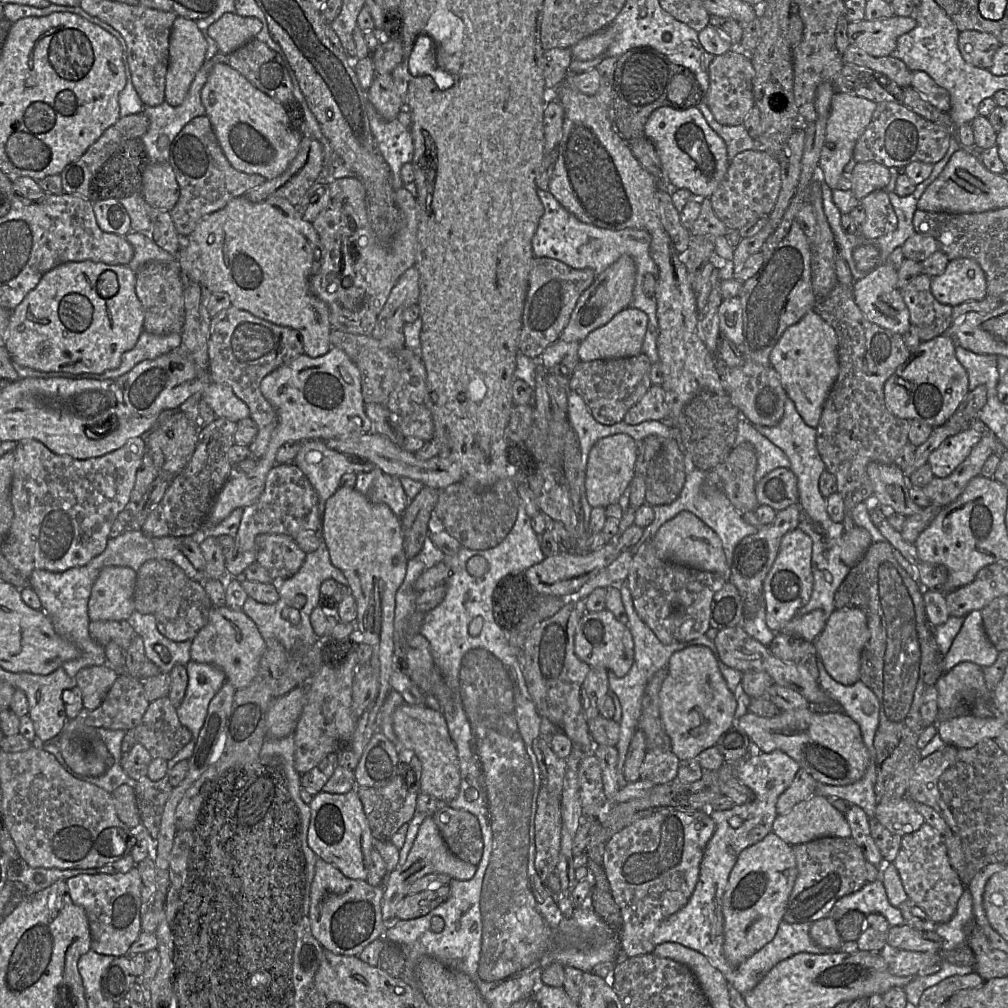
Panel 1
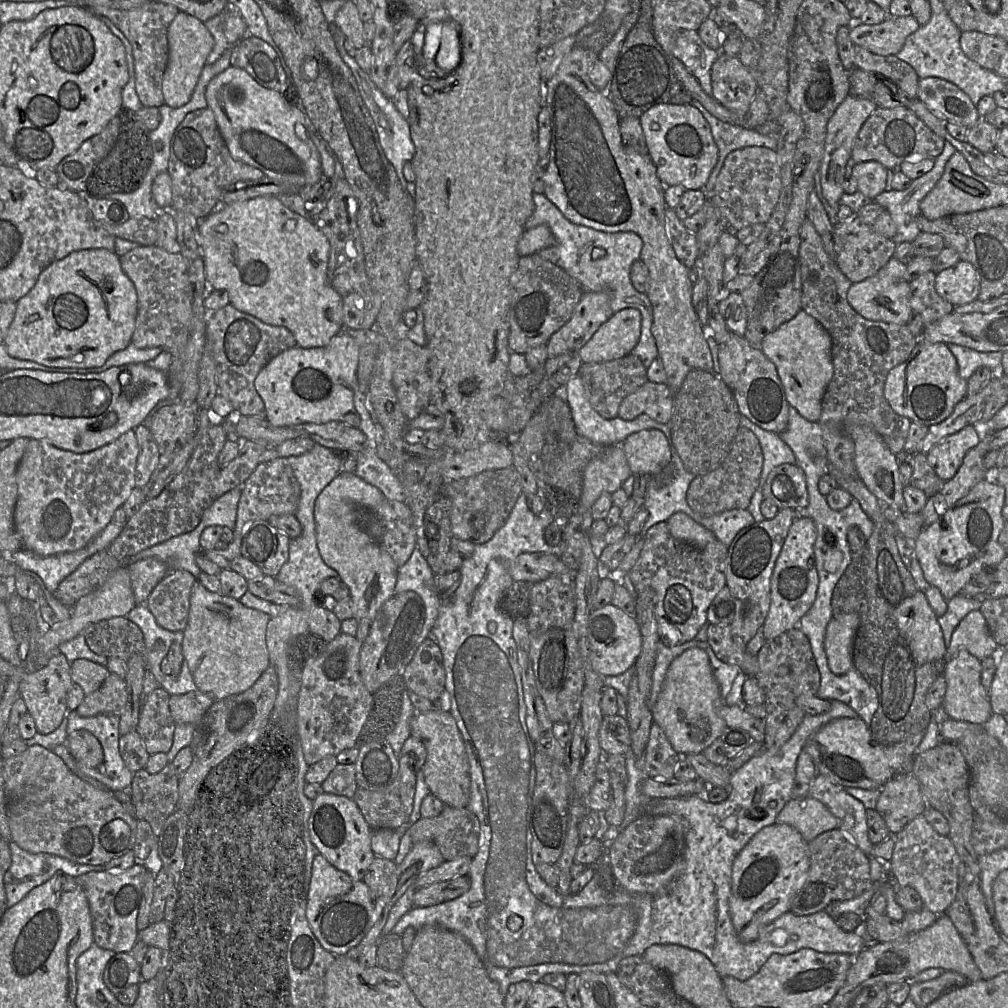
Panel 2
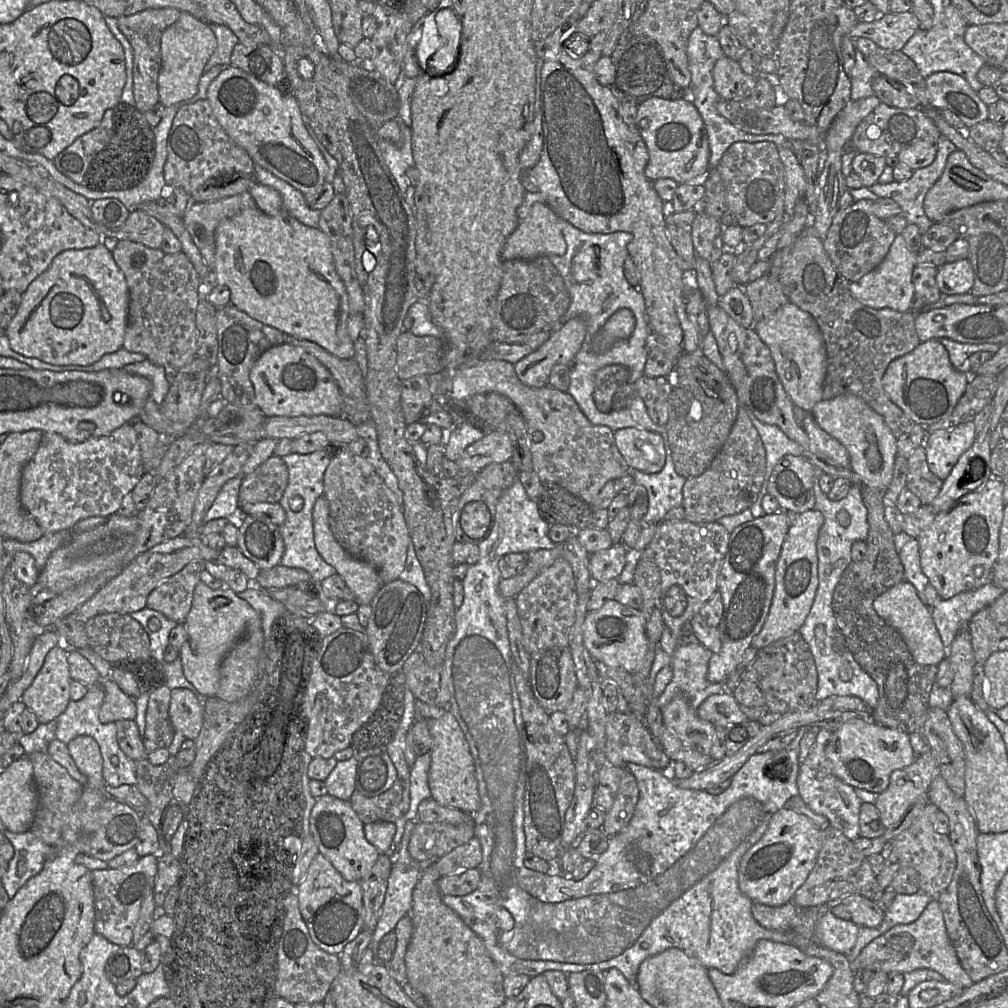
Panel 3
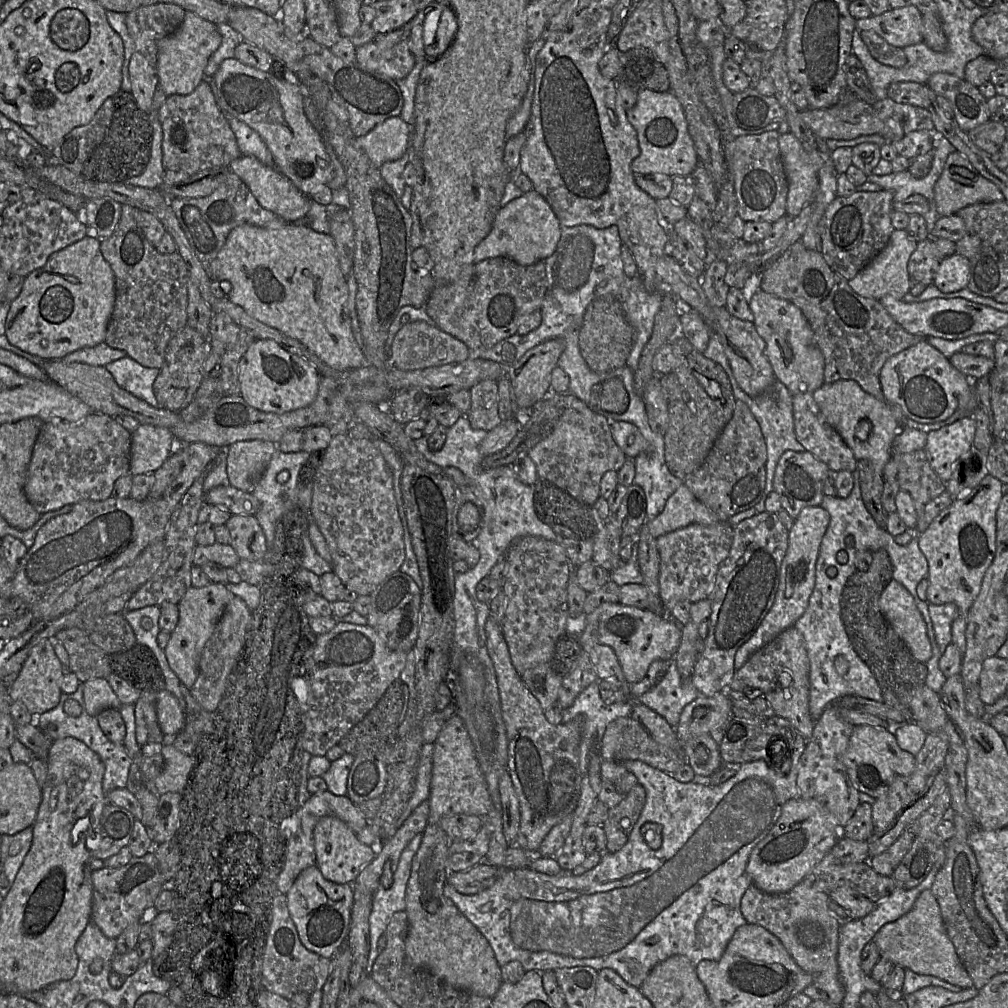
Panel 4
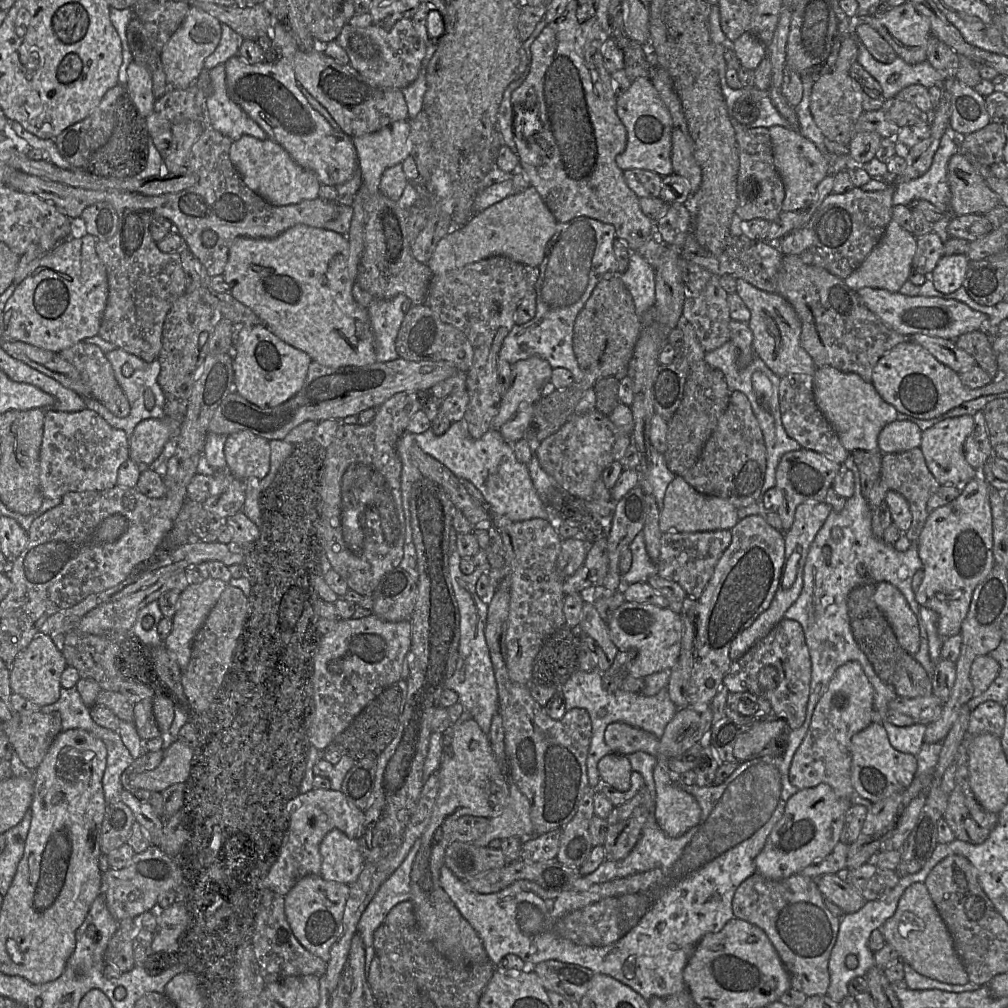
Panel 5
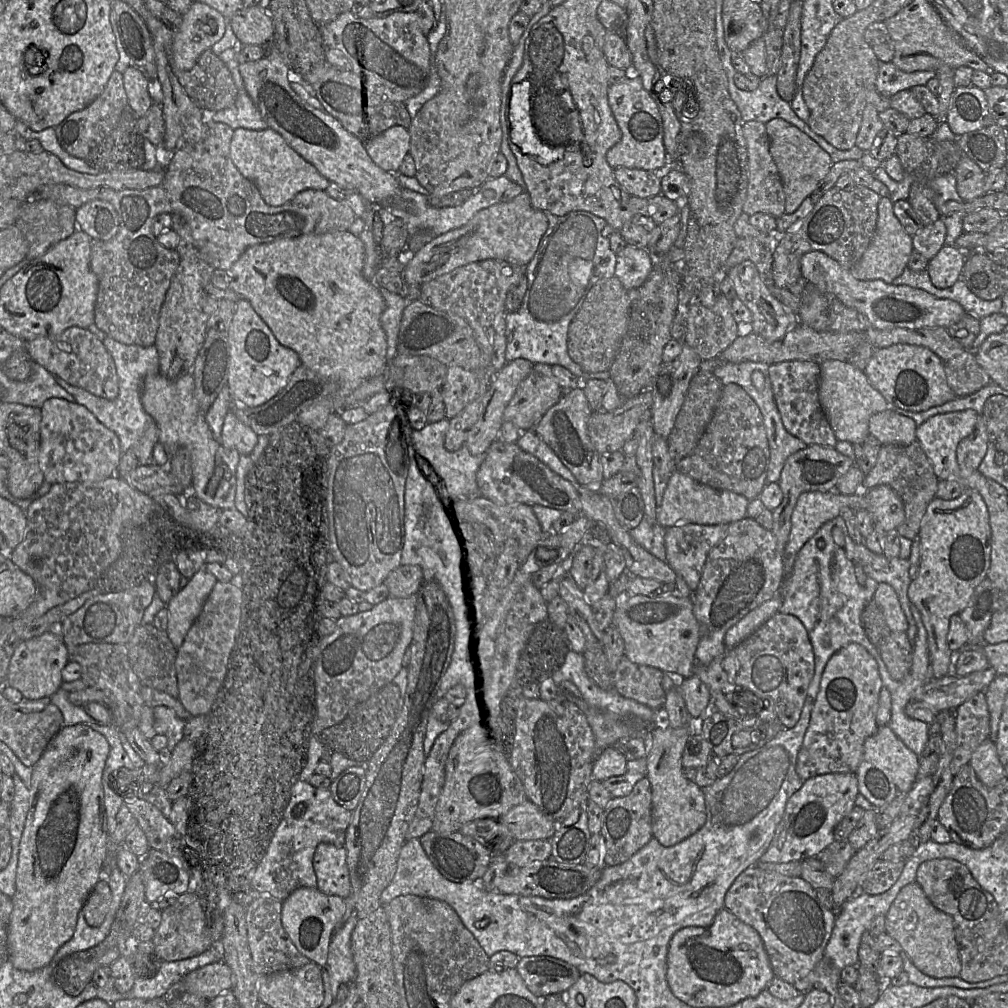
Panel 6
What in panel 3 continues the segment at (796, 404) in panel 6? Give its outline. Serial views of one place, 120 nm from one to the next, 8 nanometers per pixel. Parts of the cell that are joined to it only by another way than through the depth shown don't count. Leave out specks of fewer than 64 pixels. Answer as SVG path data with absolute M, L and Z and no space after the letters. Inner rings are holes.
M812 414L804 419L802 427L814 445L816 454L823 454L836 465L850 468L850 458L846 448L834 437L825 432L816 422Z

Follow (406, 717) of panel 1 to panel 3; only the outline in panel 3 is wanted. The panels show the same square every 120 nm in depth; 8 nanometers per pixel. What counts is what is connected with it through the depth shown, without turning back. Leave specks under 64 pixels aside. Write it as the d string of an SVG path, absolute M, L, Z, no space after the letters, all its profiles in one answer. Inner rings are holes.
M449 711L438 719L427 719L427 723L433 740L428 773L428 785L432 798L442 806L474 814L481 808L478 781L469 745L458 721Z

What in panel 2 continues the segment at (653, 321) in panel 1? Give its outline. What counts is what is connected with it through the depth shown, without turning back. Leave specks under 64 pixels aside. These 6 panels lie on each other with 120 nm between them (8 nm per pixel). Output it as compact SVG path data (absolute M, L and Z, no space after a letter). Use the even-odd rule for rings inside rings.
M534 192L533 200L535 211L527 220L525 229L544 224L551 229L556 238L554 246L541 249L537 254L565 270L579 282L584 292L607 292L613 313L624 308L636 308L640 311L642 317L640 338L631 354L639 357L643 365L648 368L658 357L656 341L651 332L653 309L648 296L639 293L630 278L632 264L640 260L642 238L635 232L609 233L572 223L544 193Z

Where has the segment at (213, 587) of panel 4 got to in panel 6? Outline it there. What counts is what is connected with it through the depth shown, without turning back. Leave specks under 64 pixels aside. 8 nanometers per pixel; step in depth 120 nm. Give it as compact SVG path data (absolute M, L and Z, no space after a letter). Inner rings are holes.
M205 567L189 579L185 588L180 590L167 604L168 626L166 632L176 649L200 615L203 605L217 583L216 577Z

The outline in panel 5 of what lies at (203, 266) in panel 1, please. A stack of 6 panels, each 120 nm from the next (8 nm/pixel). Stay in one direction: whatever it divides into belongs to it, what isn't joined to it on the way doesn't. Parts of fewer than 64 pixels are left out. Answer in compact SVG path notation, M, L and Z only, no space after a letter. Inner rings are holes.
M304 224L295 225L275 238L238 237L229 248L228 260L223 272L228 292L239 302L250 308L263 324L285 343L307 353L312 361L333 368L346 366L366 366L376 362L373 346L373 334L367 309L358 304L352 295L352 280L348 270L349 242L346 236L325 228L316 228Z

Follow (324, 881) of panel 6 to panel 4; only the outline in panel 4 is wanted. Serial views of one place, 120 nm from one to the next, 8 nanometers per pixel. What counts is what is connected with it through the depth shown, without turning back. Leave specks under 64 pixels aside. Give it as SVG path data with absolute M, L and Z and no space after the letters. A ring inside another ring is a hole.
M334 816L322 817L314 828L316 865L323 877L337 884L353 884L363 868L377 855L377 847L370 847L357 838L349 826Z

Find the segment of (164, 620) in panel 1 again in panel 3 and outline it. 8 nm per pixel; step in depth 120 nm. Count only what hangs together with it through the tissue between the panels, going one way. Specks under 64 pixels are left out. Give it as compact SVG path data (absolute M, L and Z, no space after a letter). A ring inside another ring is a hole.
M192 561L161 582L147 597L146 608L161 612L177 624L184 624L191 609L195 586L205 561Z

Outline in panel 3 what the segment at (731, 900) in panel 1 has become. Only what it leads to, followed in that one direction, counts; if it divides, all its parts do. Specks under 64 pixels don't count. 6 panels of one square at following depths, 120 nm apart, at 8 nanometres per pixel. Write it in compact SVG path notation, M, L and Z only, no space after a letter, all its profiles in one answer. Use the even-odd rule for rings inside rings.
M789 808L777 811L761 839L742 856L738 868L740 890L752 902L781 906L792 901L814 868L822 847L823 830L805 815Z

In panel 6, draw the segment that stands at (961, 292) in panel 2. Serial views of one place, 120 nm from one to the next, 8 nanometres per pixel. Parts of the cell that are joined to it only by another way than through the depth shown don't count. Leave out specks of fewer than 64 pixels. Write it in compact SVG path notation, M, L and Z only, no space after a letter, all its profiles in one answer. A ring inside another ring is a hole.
M943 246L928 262L927 271L932 284L939 289L946 289L961 278L967 260L965 251L956 246Z

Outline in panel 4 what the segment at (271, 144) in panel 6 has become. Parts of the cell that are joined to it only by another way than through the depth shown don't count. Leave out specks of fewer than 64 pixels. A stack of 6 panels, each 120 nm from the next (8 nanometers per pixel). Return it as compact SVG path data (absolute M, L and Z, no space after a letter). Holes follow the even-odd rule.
M242 155L230 164L230 169L249 187L262 207L277 214L287 222L303 219L311 205L310 196L301 192L278 169L269 167L253 156Z

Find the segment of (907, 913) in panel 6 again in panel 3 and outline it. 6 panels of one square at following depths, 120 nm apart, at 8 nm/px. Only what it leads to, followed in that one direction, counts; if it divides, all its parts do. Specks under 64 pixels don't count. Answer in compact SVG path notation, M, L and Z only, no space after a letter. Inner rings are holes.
M932 899L920 917L909 924L898 924L875 938L851 962L853 973L861 968L874 972L909 973L917 969L932 969L943 975L945 979L959 987L968 988L974 982L962 966L956 950L951 943L940 903Z

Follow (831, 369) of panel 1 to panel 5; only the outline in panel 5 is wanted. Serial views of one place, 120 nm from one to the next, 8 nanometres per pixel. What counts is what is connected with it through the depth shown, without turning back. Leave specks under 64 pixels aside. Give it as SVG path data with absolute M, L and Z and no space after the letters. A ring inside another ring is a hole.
M743 279L736 280L736 293L751 313L748 325L753 336L755 356L761 358L767 367L779 378L788 374L807 374L813 376L817 368L810 355L801 346L801 322L789 302L779 294L760 290Z

